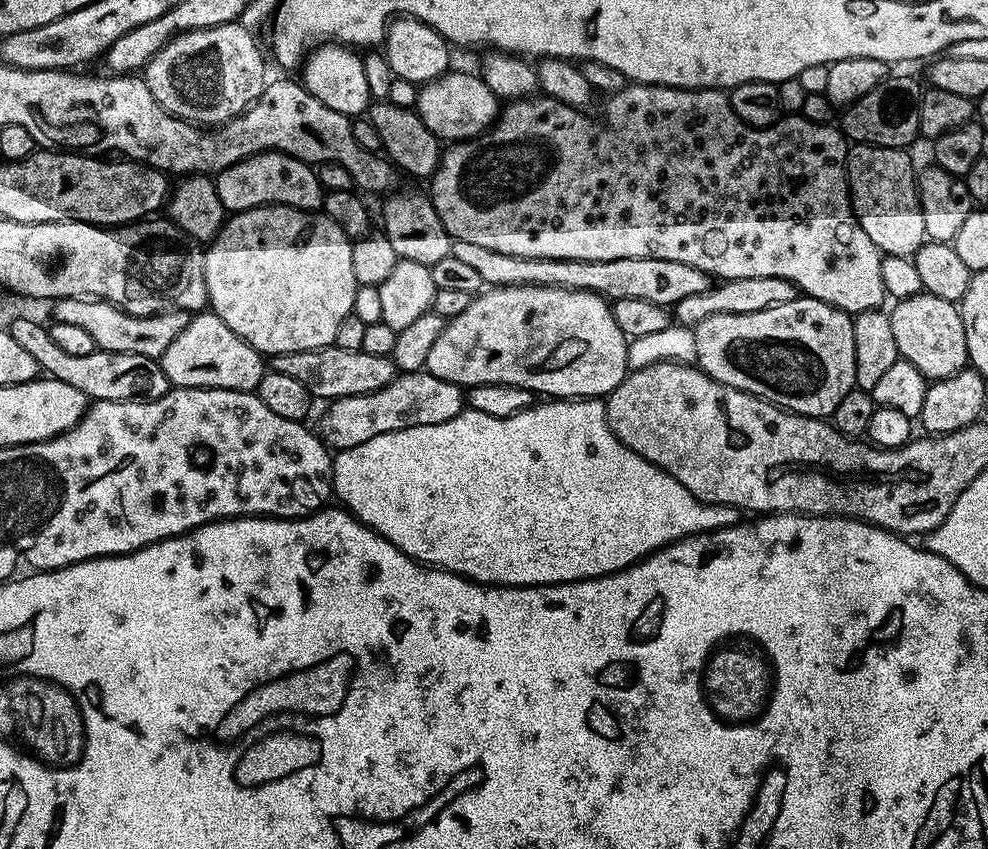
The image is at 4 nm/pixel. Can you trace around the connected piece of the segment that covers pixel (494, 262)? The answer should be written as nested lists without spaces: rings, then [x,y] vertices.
[[[453,240],[451,255],[458,258],[464,264],[469,265],[480,277],[484,280],[485,285],[494,288],[509,288],[510,286],[526,286],[532,284],[534,287],[546,288],[565,288],[571,292],[593,292],[598,296],[604,297],[605,300],[611,302],[613,300],[621,300],[622,298],[640,298],[642,302],[654,302],[655,304],[662,304],[665,306],[675,306],[678,302],[682,302],[682,298],[691,298],[694,294],[702,294],[709,288],[713,287],[713,277],[707,276],[705,272],[694,270],[692,266],[685,266],[682,262],[666,262],[658,258],[618,258],[614,262],[578,262],[577,260],[534,260],[532,258],[514,258],[508,254],[498,254],[496,250],[486,250],[486,246],[478,246],[471,242],[462,242],[461,240]]]

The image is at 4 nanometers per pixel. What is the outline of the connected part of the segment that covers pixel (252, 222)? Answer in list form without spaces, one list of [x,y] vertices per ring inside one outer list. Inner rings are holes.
[[[266,204],[262,208],[251,208],[245,212],[237,212],[229,215],[224,221],[216,239],[207,245],[204,254],[204,265],[206,266],[206,290],[208,291],[208,308],[215,312],[234,334],[238,334],[250,346],[254,346],[262,354],[269,357],[281,356],[287,352],[301,352],[302,350],[318,350],[335,345],[336,335],[343,320],[352,315],[354,306],[354,294],[357,290],[357,282],[354,278],[354,258],[352,257],[353,241],[349,240],[347,234],[340,227],[323,214],[316,212],[303,212],[301,208],[291,208],[281,204]]]

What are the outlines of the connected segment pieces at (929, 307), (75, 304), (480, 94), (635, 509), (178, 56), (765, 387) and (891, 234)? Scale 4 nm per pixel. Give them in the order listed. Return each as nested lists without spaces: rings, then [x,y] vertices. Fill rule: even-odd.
[[[923,291],[911,300],[897,300],[891,306],[890,327],[894,329],[900,359],[916,366],[930,382],[946,380],[966,367],[966,330],[962,326],[959,307],[953,301]]]
[[[88,298],[56,301],[55,323],[66,323],[86,330],[97,349],[118,354],[138,354],[158,358],[186,330],[189,313],[167,312],[161,316],[132,316],[113,304],[93,302]]]
[[[452,70],[419,89],[416,108],[425,126],[441,141],[463,142],[475,140],[488,132],[502,104],[479,75],[471,76],[468,72]]]
[[[552,398],[506,418],[494,418],[490,414],[465,410],[450,422],[378,434],[378,438],[370,438],[370,442],[341,448],[335,453],[332,462],[332,491],[335,499],[360,523],[372,528],[383,540],[388,540],[395,548],[405,552],[411,560],[446,572],[455,572],[457,576],[466,576],[478,584],[510,588],[537,588],[543,584],[597,580],[599,576],[609,576],[621,572],[623,568],[630,568],[640,563],[644,557],[659,552],[677,540],[698,536],[701,532],[717,532],[719,528],[735,528],[742,520],[741,509],[699,500],[668,472],[655,468],[646,462],[646,458],[634,454],[634,450],[630,450],[612,433],[605,401],[600,398]]]
[[[240,22],[235,24],[227,24],[226,26],[214,26],[213,28],[199,28],[193,32],[181,32],[169,40],[167,46],[160,50],[155,58],[142,69],[142,79],[146,82],[146,86],[150,90],[150,94],[154,94],[156,101],[166,109],[172,116],[178,117],[180,120],[187,120],[189,124],[197,126],[223,126],[229,124],[236,116],[241,116],[259,97],[264,93],[264,89],[270,83],[270,75],[268,76],[268,68],[264,65],[264,56],[266,60],[266,52],[260,49],[260,44],[255,40],[256,36],[250,29],[246,29]]]
[[[797,295],[794,302],[786,302],[786,306],[774,306],[770,310],[758,310],[758,314],[716,314],[706,318],[701,324],[695,325],[694,331],[698,342],[696,364],[709,376],[731,388],[748,392],[752,396],[762,398],[766,402],[784,409],[785,412],[794,412],[798,416],[815,416],[828,418],[833,415],[835,408],[848,392],[851,392],[856,382],[856,359],[854,358],[854,326],[853,317],[841,308],[830,306],[813,296]]]
[[[853,143],[848,150],[848,195],[852,197],[852,212],[862,230],[866,230],[870,242],[874,242],[876,249],[884,256],[911,258],[926,242],[926,222],[922,222],[920,195],[916,189],[918,172],[912,169],[912,160],[908,154],[903,148],[883,148],[873,144]]]

